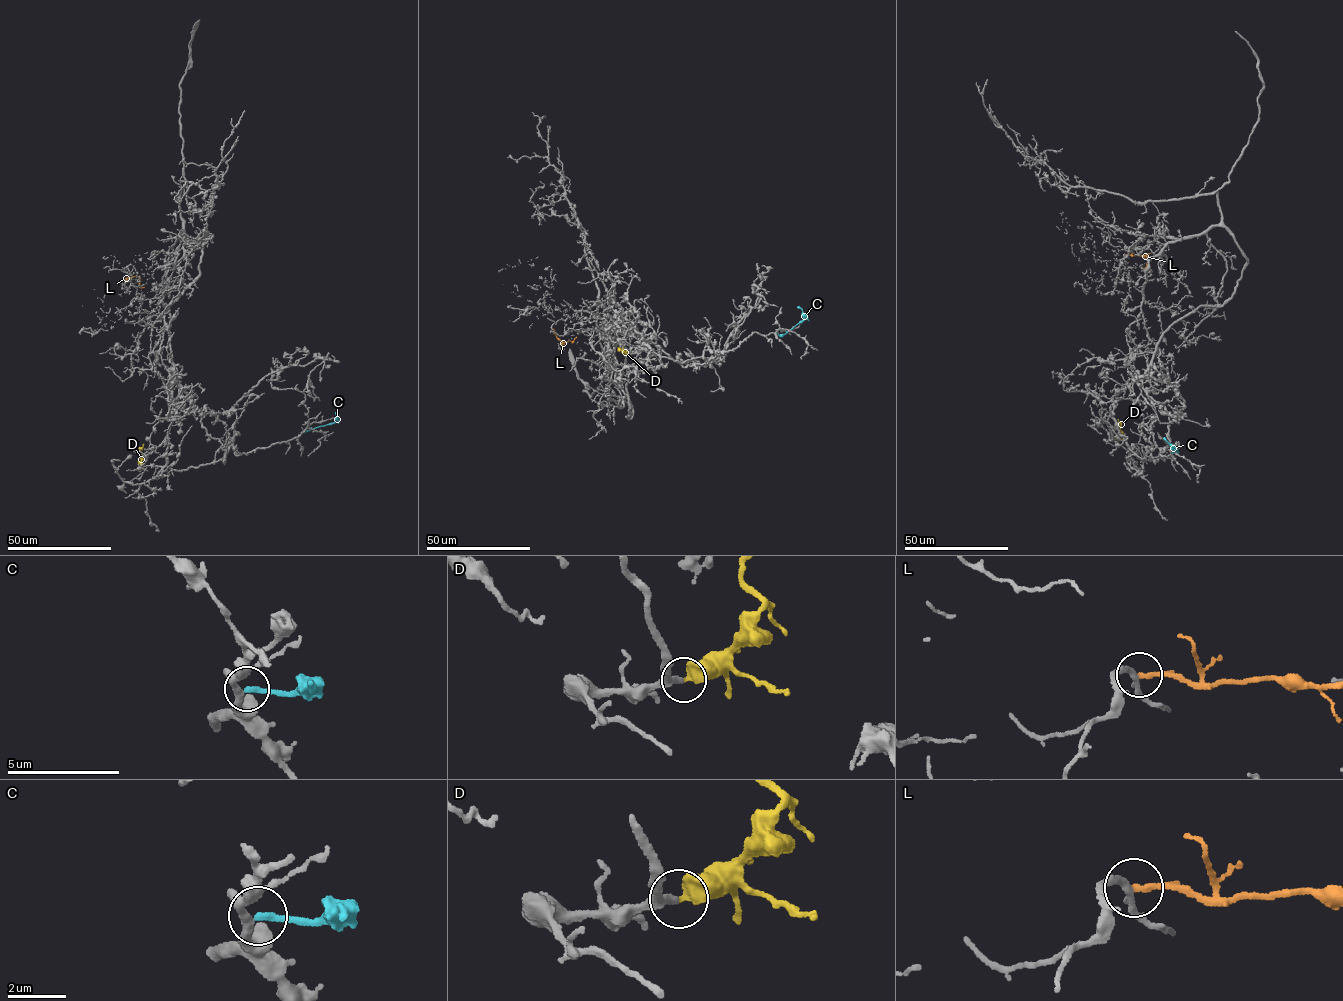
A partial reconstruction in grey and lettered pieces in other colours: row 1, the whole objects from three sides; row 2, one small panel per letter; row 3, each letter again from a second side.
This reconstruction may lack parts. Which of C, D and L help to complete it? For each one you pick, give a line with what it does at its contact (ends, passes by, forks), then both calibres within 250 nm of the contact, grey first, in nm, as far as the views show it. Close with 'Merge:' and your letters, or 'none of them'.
C: it ends | 320/220 nm
D: it ends | 240/480 nm
Merge: C, D

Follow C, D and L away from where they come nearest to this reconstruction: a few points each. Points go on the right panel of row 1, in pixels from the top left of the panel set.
C: (1171, 453), (1177, 453), (1163, 438)
D: (1114, 439), (1122, 432), (1118, 419)
L: (1126, 254), (1147, 256), (1146, 265), (1143, 267)

